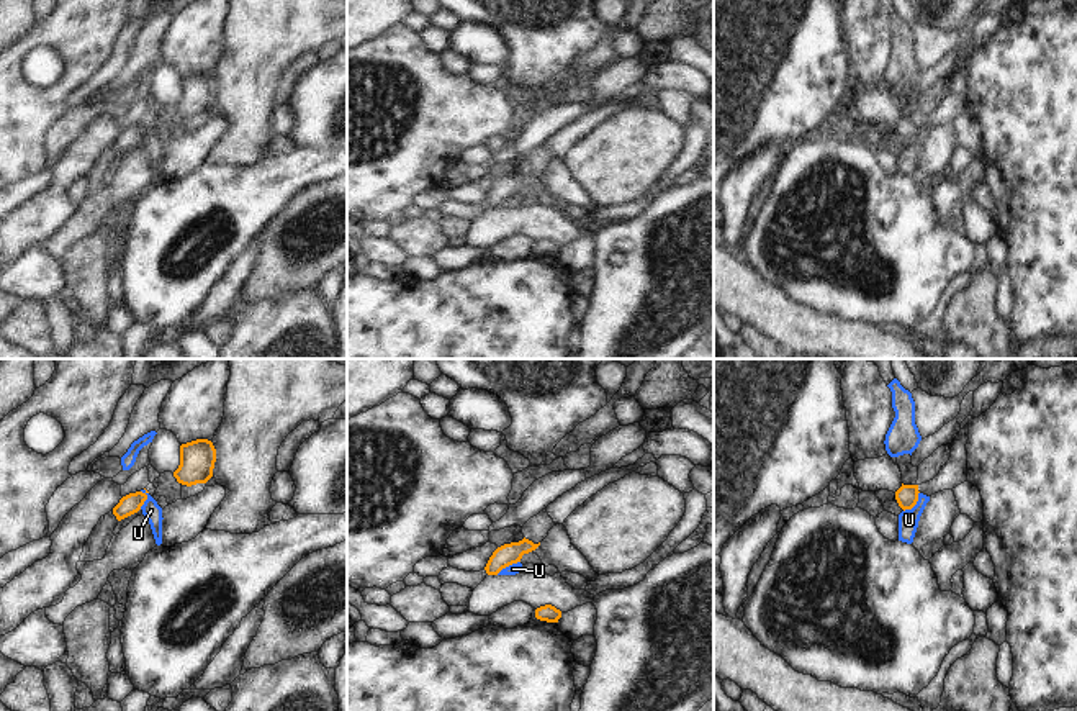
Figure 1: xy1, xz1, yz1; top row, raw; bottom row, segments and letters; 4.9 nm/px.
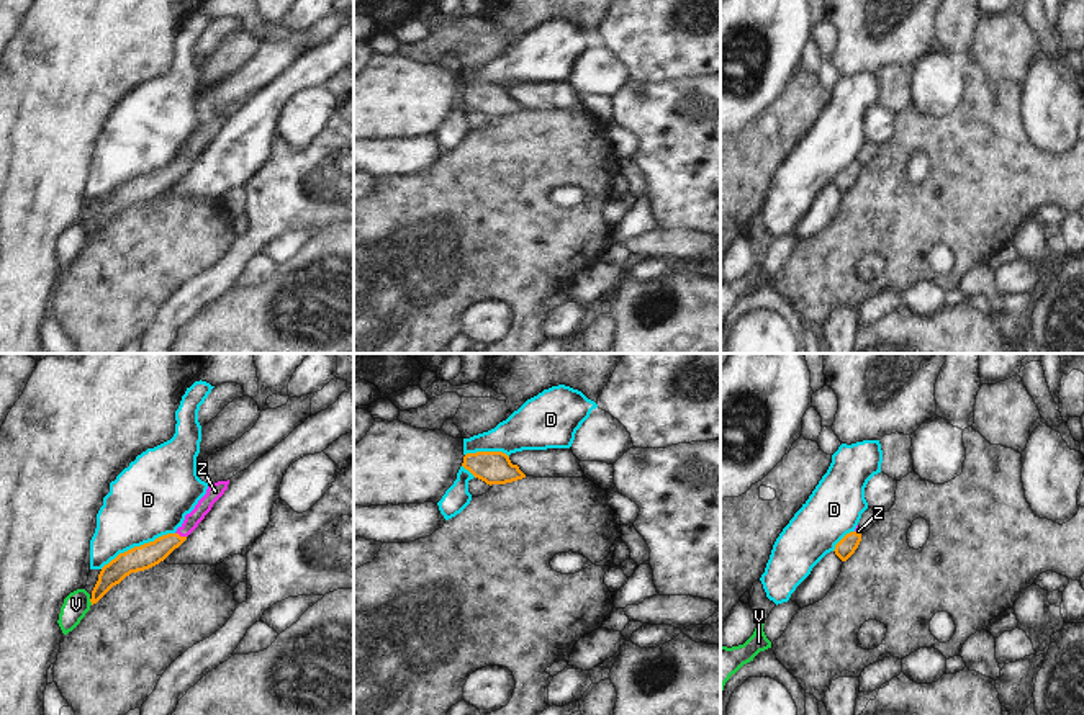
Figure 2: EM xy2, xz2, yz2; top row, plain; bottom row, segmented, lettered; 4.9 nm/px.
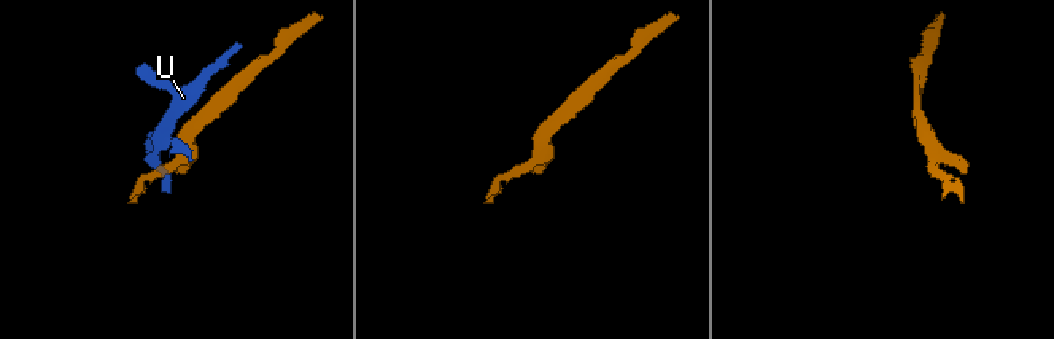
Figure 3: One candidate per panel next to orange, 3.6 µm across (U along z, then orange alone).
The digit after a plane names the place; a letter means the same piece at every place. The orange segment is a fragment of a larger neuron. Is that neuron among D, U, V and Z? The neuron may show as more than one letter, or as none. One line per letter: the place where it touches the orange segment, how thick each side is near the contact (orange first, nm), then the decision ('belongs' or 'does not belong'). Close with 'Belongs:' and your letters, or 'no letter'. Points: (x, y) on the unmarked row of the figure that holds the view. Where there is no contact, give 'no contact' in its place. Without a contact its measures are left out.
D: xy2 (136, 180) | 120/380 nm | does not belong
U: xy1 (146, 131) | 100/90 nm | does not belong
V: xy2 (90, 234) | 110/120 nm | does not belong
Z: xy2 (179, 169) | 120/70 nm | belongs
Belongs: Z

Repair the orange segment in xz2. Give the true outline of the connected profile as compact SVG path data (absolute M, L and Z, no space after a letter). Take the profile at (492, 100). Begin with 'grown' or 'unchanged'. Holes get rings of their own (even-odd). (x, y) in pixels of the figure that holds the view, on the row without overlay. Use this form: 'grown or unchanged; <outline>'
unchanged; M477 85L463 90L462 100L486 118L506 118L526 111L503 85Z

